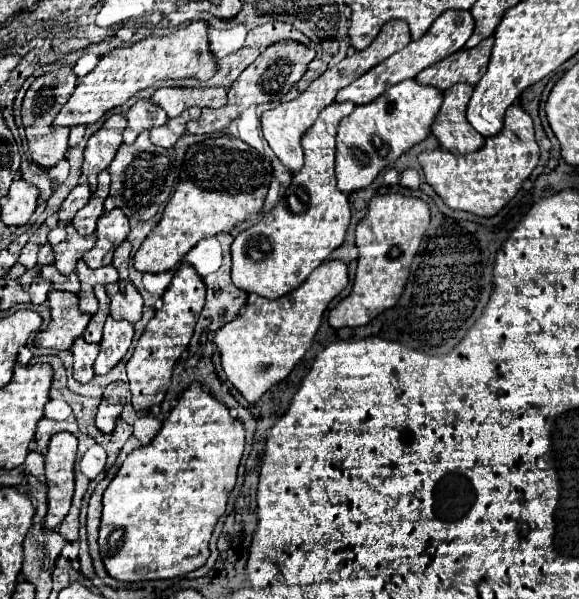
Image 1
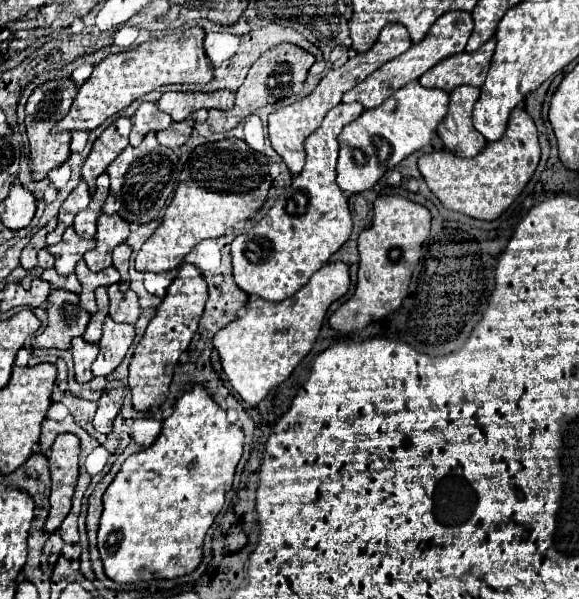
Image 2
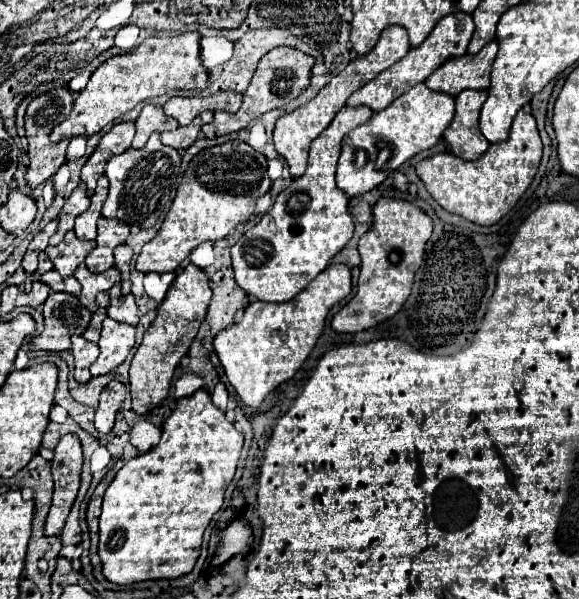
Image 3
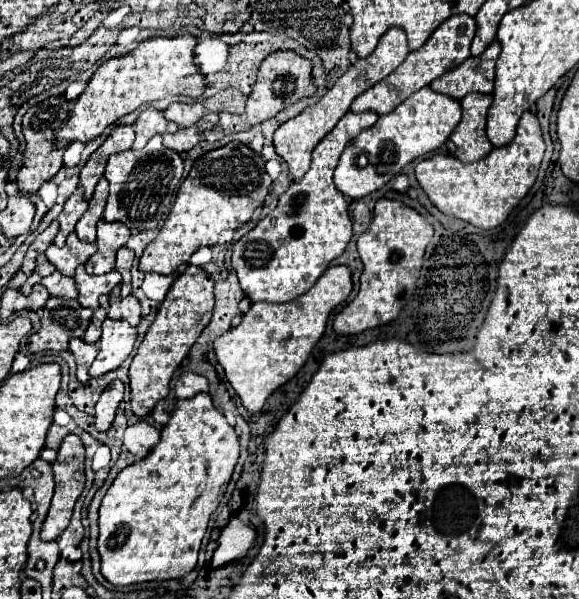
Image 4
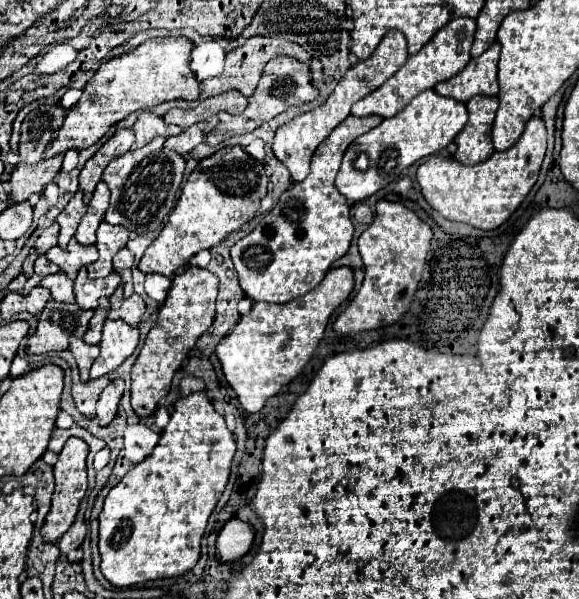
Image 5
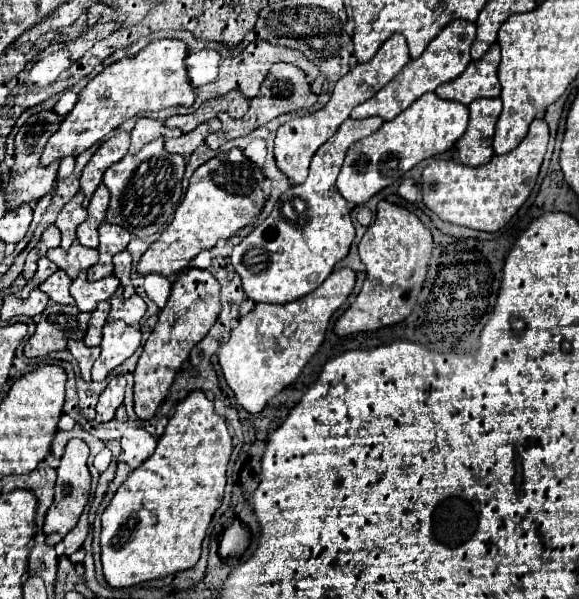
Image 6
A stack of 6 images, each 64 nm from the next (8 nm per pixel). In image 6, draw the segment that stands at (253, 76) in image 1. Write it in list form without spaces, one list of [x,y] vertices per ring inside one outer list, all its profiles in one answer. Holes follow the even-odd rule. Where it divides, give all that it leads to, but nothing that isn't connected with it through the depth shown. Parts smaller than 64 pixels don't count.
[[[278,62],[278,64],[274,64],[270,68],[268,78],[262,82],[258,96],[250,100],[250,110],[246,112],[244,118],[236,120],[236,118],[230,118],[224,112],[218,114],[218,118],[222,122],[224,136],[228,140],[232,140],[232,138],[250,134],[252,130],[256,130],[258,126],[270,122],[272,118],[276,118],[280,114],[288,114],[288,112],[294,112],[294,110],[300,110],[300,108],[310,108],[310,106],[316,104],[316,100],[318,100],[318,96],[310,90],[310,84],[306,82],[306,74],[298,66],[294,66],[294,64],[282,64],[282,62]]]

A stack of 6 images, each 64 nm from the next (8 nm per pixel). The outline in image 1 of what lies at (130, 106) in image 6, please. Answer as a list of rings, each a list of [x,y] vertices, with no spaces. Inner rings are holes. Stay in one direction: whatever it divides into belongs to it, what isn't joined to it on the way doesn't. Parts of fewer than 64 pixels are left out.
[[[198,20],[180,28],[168,36],[148,36],[128,48],[116,48],[104,58],[100,58],[98,66],[84,78],[78,80],[74,94],[70,96],[68,104],[60,110],[54,120],[54,128],[58,126],[90,126],[98,122],[108,110],[122,106],[128,102],[136,92],[154,86],[160,80],[180,80],[180,78],[196,78],[206,82],[216,72],[216,60],[208,50],[208,36],[206,36],[206,22]]]

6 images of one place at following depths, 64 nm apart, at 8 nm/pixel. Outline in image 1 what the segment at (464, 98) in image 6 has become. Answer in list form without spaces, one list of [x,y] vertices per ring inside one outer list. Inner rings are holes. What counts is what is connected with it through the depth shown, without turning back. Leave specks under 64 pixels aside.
[[[490,36],[472,50],[462,48],[452,56],[422,70],[416,76],[416,80],[426,86],[436,86],[438,90],[448,90],[458,82],[468,82],[474,86],[476,80],[480,80],[488,68],[492,46],[494,46],[494,38]]]

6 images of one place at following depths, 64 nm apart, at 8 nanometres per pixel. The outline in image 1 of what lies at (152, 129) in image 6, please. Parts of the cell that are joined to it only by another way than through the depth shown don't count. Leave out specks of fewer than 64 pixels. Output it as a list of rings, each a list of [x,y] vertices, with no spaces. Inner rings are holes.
[[[150,100],[136,102],[128,110],[126,118],[128,118],[128,128],[124,130],[124,143],[126,144],[134,144],[134,140],[138,138],[142,130],[150,130],[150,128],[156,128],[168,122],[166,112],[158,108],[156,104],[152,104]]]

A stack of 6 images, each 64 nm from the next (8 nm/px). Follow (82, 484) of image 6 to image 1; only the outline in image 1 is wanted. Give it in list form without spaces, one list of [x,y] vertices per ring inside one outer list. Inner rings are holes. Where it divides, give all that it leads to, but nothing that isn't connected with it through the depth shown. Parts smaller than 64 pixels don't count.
[[[70,432],[54,434],[46,452],[46,478],[48,478],[48,512],[46,530],[56,530],[66,518],[74,494],[74,462],[78,440]]]

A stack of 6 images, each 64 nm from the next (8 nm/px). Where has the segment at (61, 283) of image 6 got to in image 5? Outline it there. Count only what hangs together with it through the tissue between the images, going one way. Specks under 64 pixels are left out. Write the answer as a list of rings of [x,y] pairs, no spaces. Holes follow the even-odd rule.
[[[56,272],[56,274],[46,276],[40,282],[40,286],[48,288],[52,294],[52,300],[56,300],[56,302],[74,302],[74,292],[72,292],[74,280],[70,280],[64,272]]]

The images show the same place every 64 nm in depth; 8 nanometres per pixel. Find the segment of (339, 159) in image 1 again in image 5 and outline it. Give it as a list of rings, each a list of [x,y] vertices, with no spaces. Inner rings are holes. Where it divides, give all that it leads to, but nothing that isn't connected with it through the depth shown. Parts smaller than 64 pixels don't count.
[[[424,90],[402,112],[382,120],[380,126],[362,134],[348,146],[336,176],[336,188],[348,202],[362,202],[370,198],[386,184],[398,180],[398,176],[420,158],[446,148],[466,126],[466,120],[468,110],[462,102],[438,96],[434,90]]]

